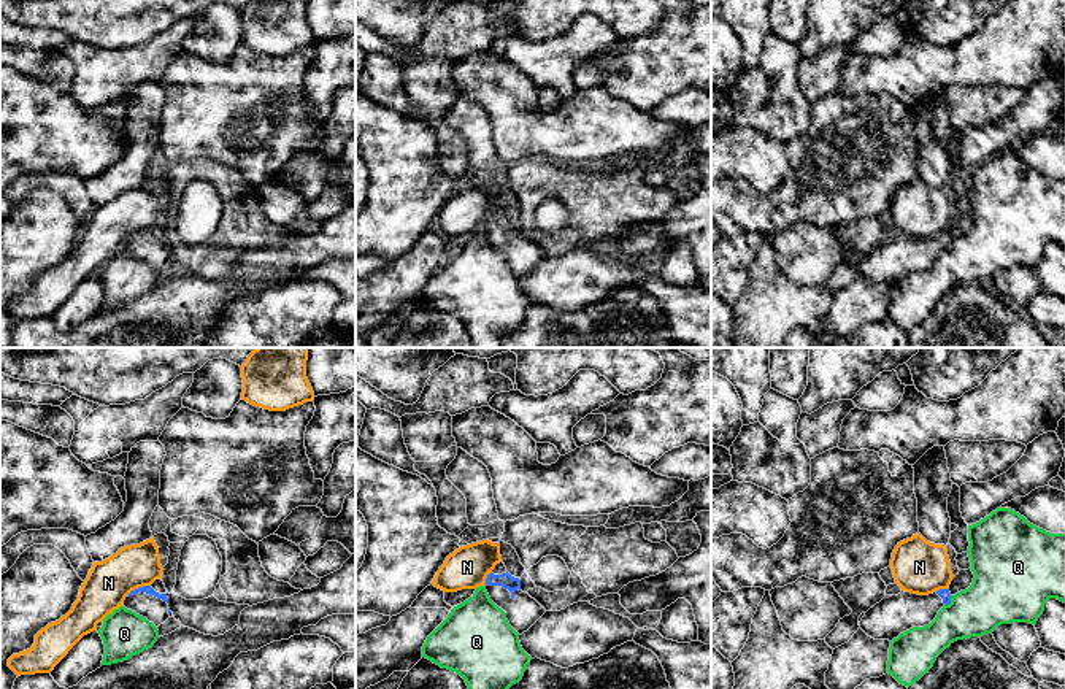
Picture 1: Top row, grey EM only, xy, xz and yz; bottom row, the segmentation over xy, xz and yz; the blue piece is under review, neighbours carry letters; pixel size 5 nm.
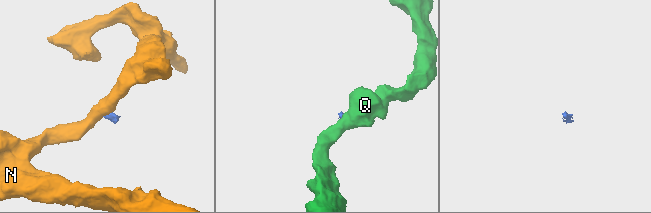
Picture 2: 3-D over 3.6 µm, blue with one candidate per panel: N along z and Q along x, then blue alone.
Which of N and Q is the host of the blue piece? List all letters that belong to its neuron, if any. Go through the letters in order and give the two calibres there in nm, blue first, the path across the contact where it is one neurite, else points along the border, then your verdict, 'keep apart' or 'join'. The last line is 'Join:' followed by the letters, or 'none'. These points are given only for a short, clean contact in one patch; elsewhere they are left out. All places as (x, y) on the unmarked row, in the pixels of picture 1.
N: 50/220 nm | along xy (149, 229), (138, 230), (126, 240) | keep apart
Q: 60/300 nm | along yz (951, 240), (951, 245), (945, 250) | keep apart
Join: none

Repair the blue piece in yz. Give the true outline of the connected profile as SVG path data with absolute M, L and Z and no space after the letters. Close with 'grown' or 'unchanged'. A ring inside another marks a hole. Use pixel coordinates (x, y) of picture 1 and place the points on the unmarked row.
M960 214L948 233L940 233L929 240L917 240L902 235L898 240L886 240L871 251L860 265L860 273L875 284L892 286L900 278L929 270L938 256L951 248L951 241L965 235L973 227L973 216Z; grown

